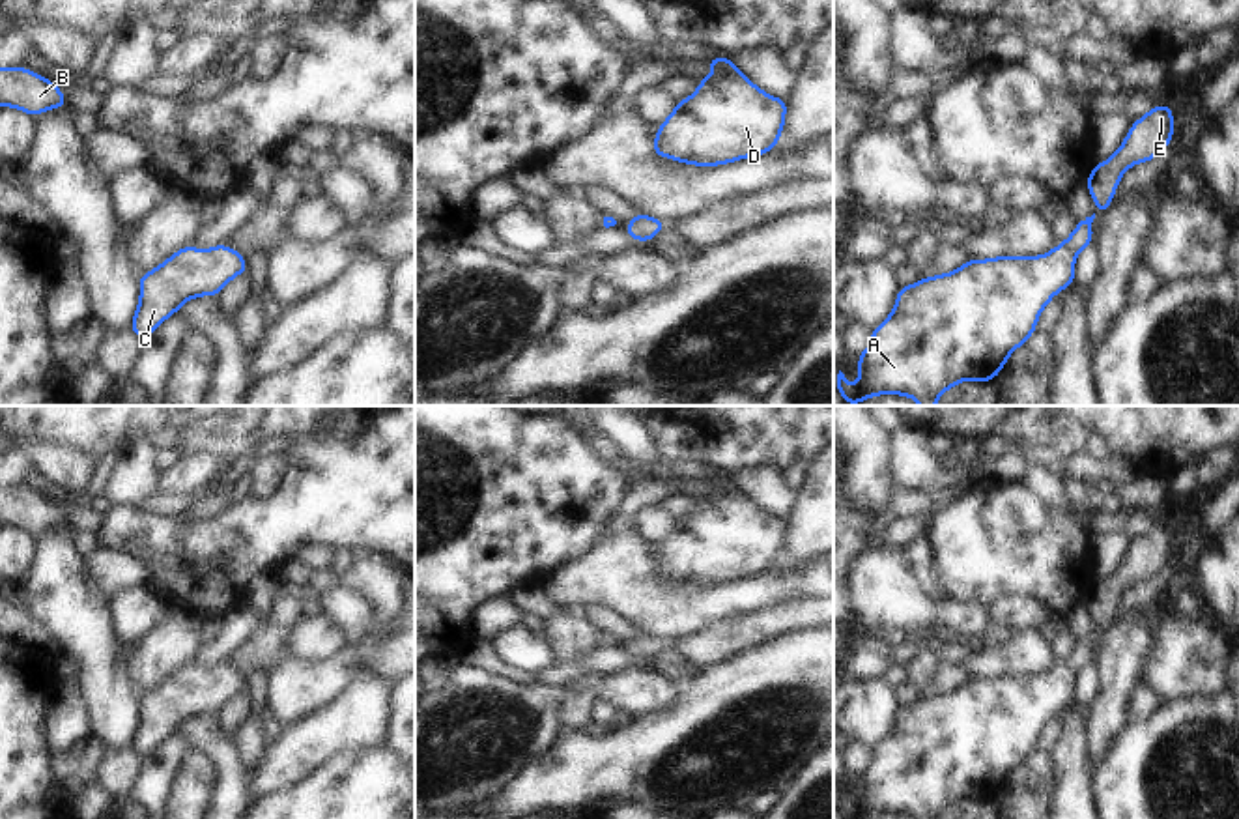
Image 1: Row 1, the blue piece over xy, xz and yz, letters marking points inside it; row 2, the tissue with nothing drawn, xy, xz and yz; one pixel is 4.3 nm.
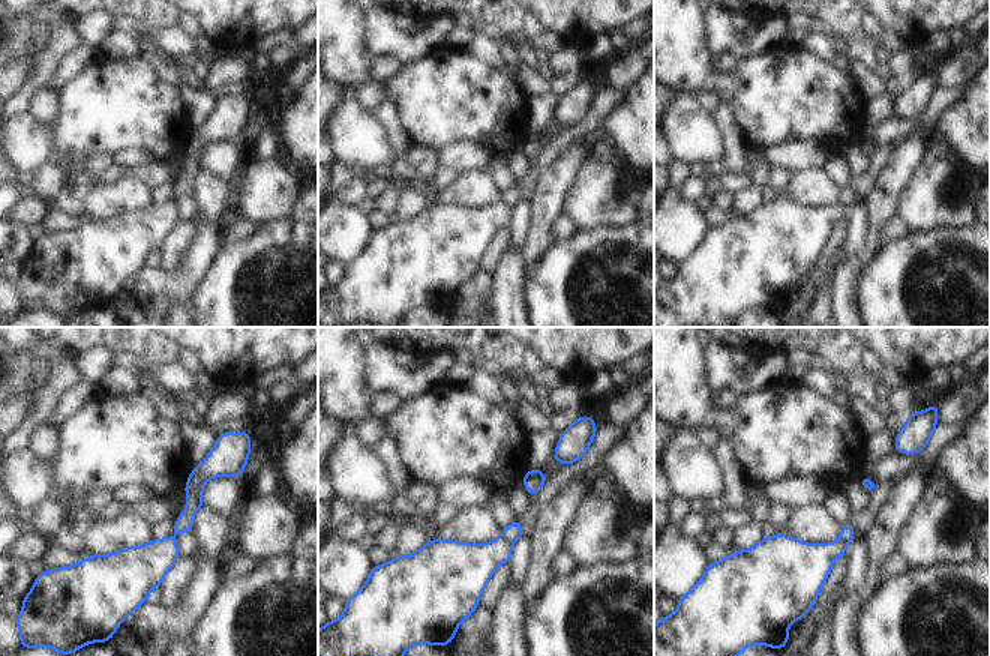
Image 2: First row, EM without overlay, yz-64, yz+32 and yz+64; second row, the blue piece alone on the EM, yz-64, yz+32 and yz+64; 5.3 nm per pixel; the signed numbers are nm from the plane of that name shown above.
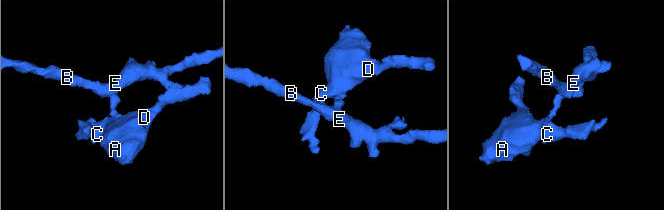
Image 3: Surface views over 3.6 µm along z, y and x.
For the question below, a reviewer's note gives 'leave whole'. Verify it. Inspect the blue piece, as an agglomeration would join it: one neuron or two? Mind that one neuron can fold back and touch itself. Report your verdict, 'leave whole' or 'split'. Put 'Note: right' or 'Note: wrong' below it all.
split
Note: wrong

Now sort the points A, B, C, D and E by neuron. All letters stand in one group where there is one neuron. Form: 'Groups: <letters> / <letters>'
Groups: A C D / B E.

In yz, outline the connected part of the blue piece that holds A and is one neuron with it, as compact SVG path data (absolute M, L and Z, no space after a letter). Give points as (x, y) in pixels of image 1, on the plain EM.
M1058 664L1043 675L968 679L947 694L901 705L893 731L873 748L867 769L856 776L860 797L852 808L839 789L839 813L843 819L863 819L886 812L938 819L964 798L996 798L1009 772L1035 752L1037 737L1047 722L1073 701L1075 673Z

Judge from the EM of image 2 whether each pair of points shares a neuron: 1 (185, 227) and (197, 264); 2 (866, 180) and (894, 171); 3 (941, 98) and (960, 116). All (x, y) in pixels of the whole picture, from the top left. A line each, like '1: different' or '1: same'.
1: different
2: different
3: different

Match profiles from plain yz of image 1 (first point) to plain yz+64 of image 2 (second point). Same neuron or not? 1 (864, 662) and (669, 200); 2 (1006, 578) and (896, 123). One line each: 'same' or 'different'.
1: different
2: different

